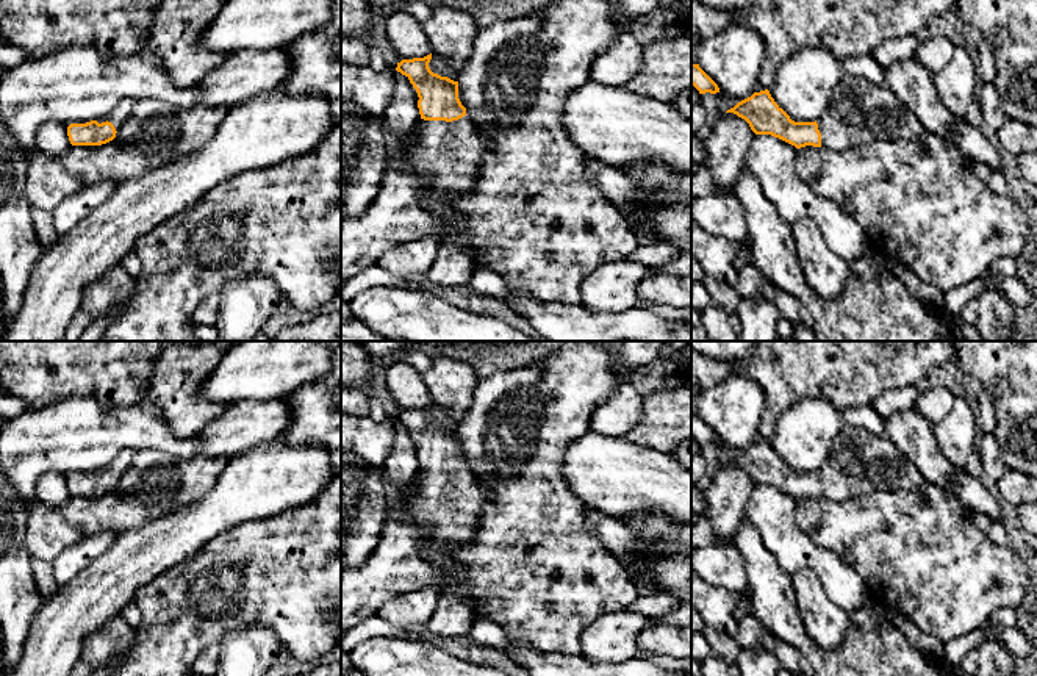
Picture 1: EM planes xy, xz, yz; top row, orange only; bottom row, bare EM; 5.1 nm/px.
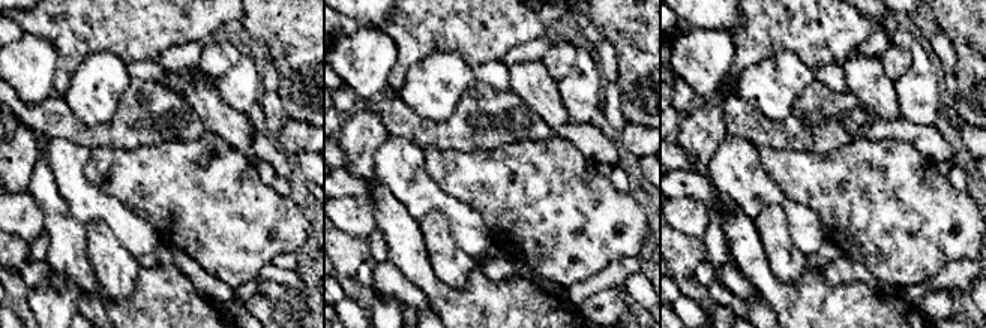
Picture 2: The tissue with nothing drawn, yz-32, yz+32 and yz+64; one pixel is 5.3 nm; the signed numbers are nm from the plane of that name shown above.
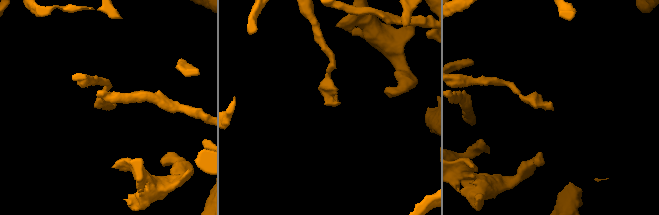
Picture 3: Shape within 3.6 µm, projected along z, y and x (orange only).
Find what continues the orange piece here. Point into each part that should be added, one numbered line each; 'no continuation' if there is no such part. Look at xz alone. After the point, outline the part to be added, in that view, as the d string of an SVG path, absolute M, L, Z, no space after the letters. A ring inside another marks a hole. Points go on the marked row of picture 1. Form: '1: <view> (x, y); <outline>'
1: xz (446, 157); M468 116L452 122L419 117L414 127L414 142L408 147L407 158L425 188L421 202L425 210L436 213L447 228L447 236L440 244L436 258L425 274L435 288L468 285L474 274L475 263L469 255L471 233L466 230L466 218L452 207L450 200L472 191L486 147L488 141Z

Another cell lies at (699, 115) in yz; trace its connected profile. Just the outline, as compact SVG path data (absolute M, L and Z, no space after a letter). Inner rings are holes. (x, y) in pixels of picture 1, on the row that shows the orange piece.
M696 102L691 105L691 133L693 135L704 135L709 128L707 124L707 110L701 102Z

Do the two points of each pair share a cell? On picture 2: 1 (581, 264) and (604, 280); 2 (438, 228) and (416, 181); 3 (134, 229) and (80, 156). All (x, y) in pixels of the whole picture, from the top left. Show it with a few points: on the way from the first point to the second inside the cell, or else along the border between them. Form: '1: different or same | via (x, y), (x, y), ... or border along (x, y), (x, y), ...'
1: different | border along (626, 256), (613, 259), (566, 289)
2: different | border along (419, 219), (438, 210), (444, 216), (453, 237)
3: same | via (114, 213), (104, 207), (80, 183), (80, 175)

